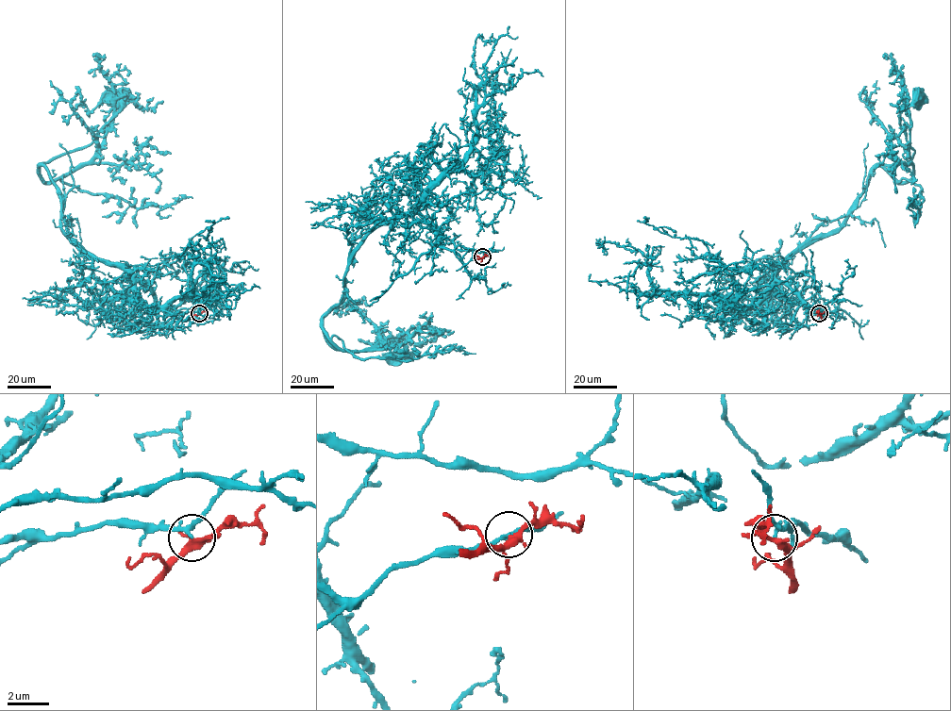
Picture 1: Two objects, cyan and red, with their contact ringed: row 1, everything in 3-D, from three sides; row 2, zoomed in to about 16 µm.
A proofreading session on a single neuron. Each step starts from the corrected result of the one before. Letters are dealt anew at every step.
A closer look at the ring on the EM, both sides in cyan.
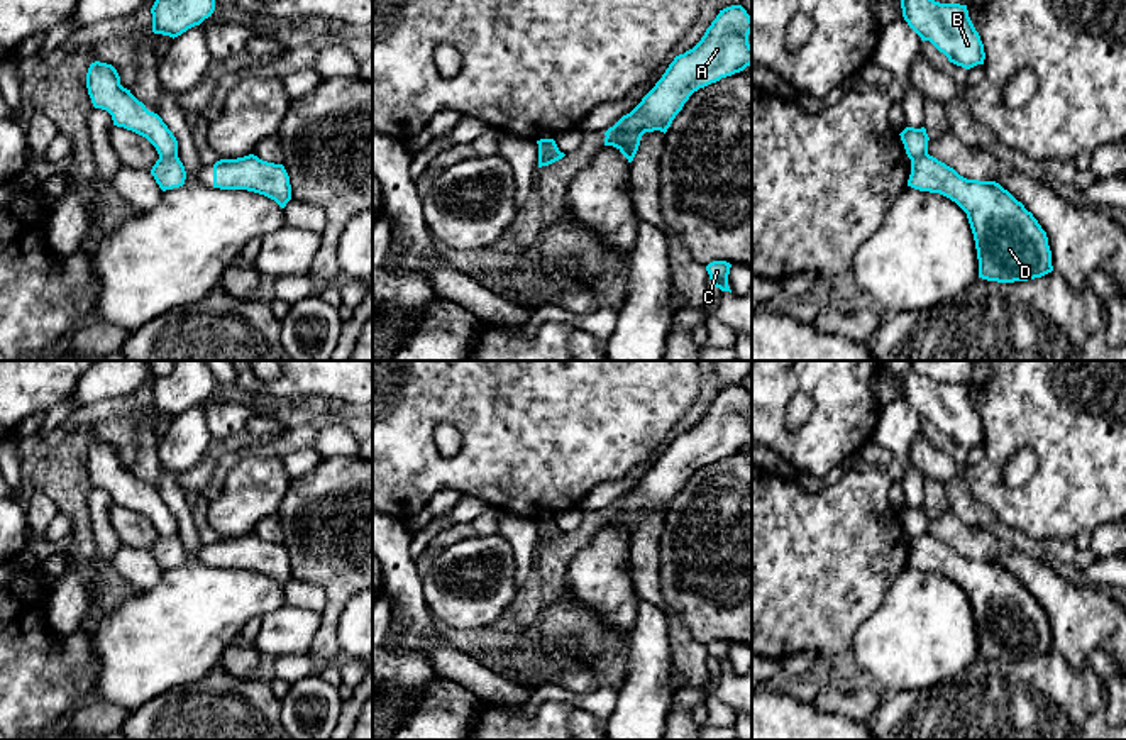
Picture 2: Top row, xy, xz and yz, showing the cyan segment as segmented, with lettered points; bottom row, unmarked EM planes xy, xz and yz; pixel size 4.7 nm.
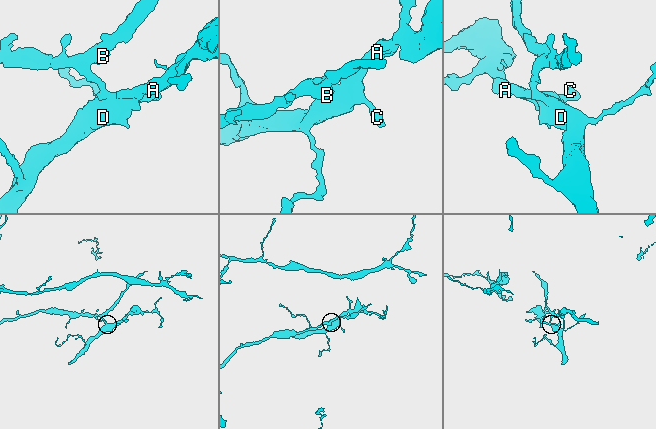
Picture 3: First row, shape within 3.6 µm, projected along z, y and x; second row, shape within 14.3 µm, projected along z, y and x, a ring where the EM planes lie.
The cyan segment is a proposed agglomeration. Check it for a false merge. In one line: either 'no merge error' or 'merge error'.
merge error

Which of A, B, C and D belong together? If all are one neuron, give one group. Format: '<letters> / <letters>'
A C D / B

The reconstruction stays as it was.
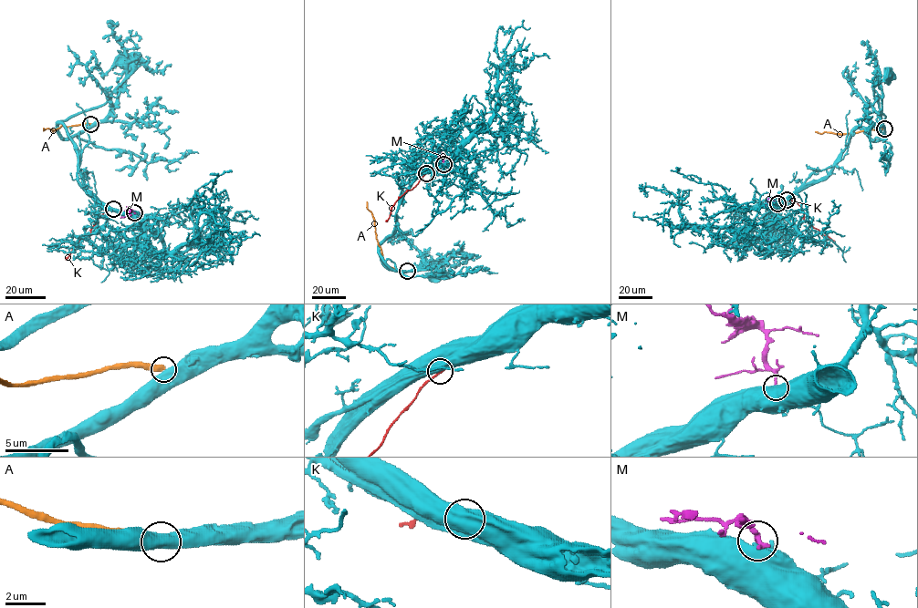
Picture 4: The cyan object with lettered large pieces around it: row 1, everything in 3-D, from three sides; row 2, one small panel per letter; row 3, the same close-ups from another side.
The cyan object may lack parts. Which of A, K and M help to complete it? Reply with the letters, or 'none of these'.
M

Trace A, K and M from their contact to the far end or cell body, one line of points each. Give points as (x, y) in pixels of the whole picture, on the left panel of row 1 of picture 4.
A: (90, 124), (62, 126), (53, 131), (43, 128)
K: (113, 210), (105, 211), (99, 216), (90, 231), (76, 243), (66, 259)
M: (134, 212), (131, 211), (120, 218)

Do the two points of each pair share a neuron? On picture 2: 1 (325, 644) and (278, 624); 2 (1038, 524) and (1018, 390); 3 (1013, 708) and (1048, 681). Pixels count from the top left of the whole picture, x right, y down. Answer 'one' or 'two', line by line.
1: two
2: one
3: one

